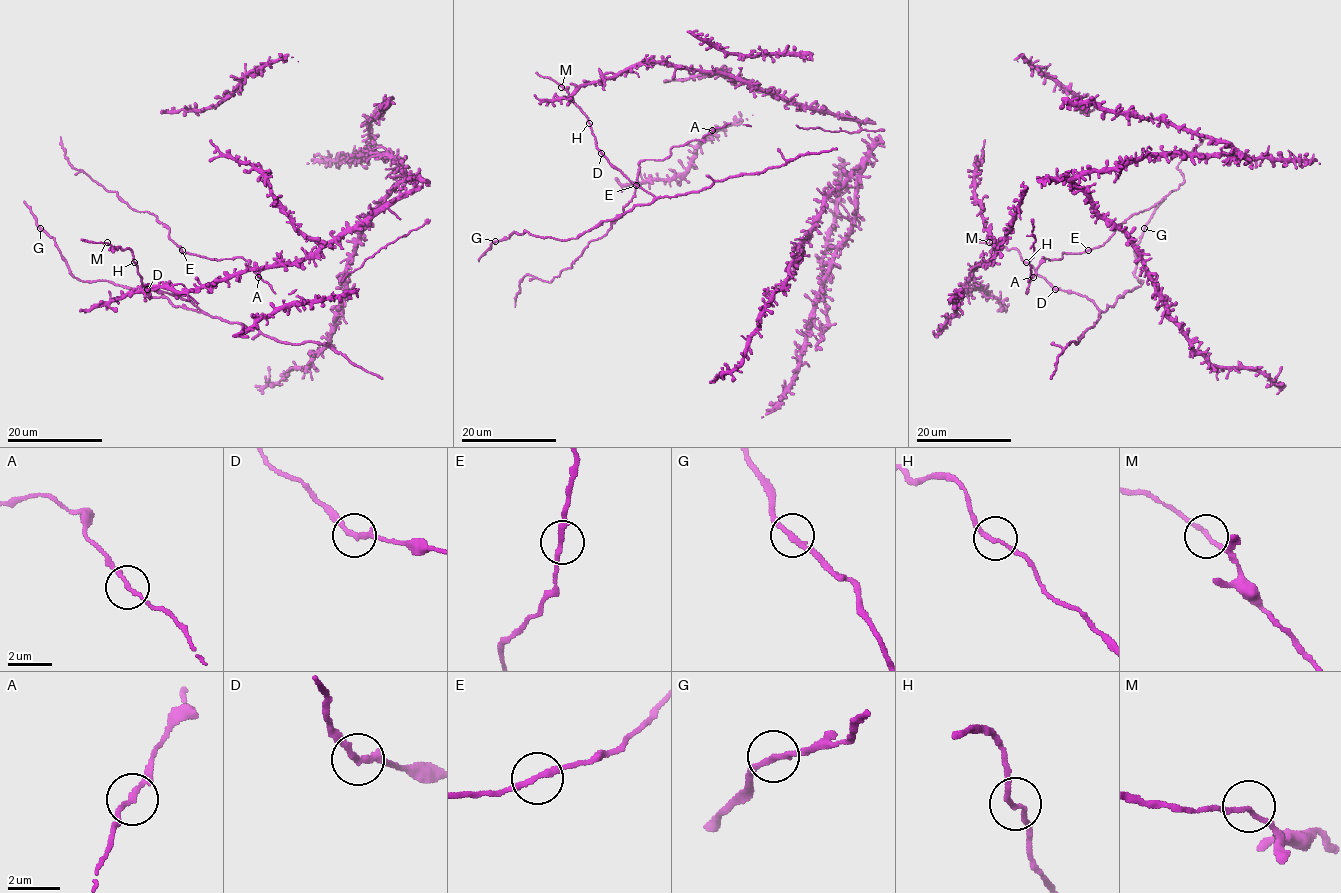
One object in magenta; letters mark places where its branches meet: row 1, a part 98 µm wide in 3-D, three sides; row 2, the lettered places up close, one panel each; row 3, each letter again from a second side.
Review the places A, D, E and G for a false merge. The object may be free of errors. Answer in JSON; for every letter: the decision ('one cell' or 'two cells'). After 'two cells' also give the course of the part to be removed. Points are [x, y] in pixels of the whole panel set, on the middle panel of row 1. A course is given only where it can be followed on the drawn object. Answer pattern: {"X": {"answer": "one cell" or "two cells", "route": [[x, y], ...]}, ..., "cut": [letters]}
{"A": {"answer": "one cell"}, "D": {"answer": "one cell"}, "E": {"answer": "one cell"}, "G": {"answer": "one cell"}, "cut": []}

